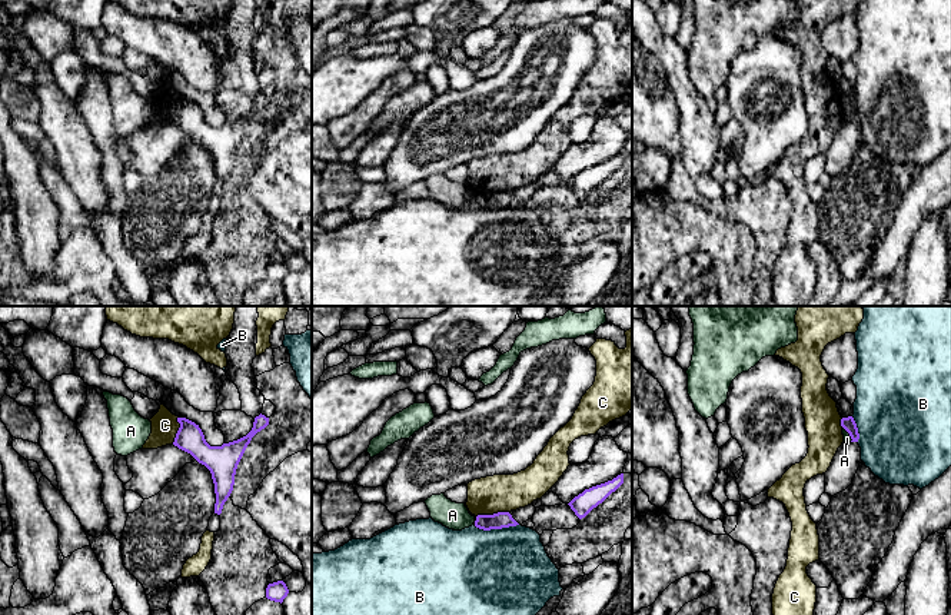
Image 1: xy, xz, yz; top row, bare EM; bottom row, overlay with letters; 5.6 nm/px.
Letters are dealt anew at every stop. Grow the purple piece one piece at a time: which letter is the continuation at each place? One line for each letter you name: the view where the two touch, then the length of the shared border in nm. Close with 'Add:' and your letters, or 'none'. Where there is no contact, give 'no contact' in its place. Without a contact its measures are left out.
Add: none

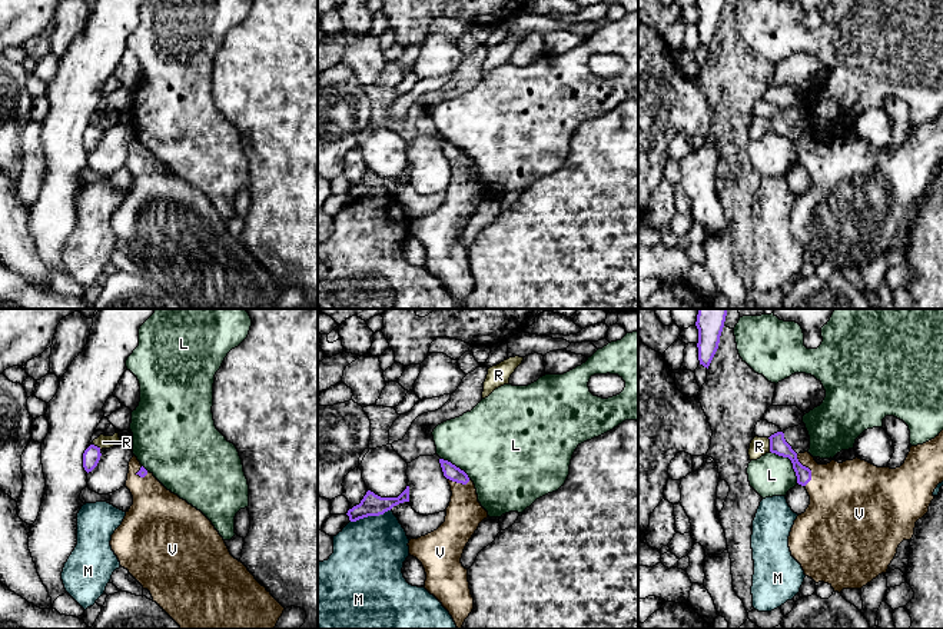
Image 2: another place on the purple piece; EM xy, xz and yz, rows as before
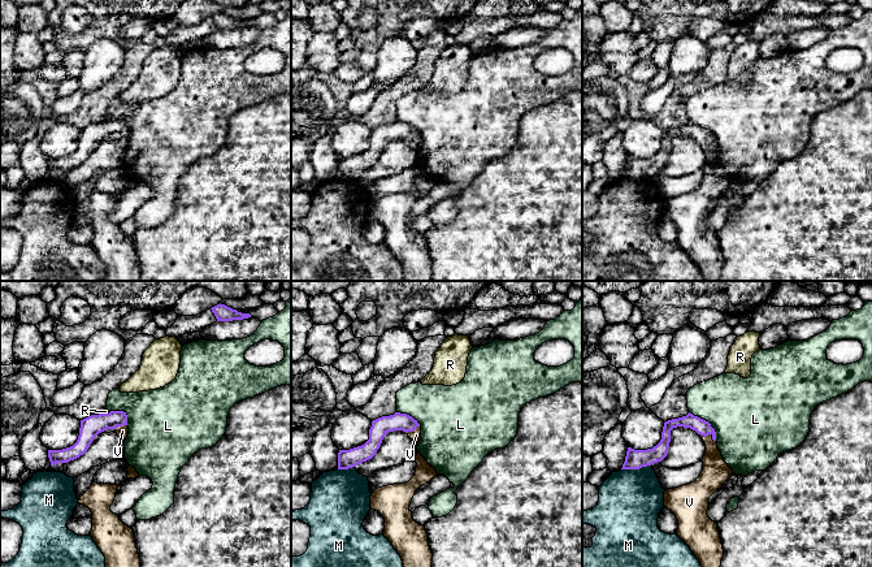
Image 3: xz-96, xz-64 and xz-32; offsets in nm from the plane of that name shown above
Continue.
V: yz | 190 nm
Add: V

